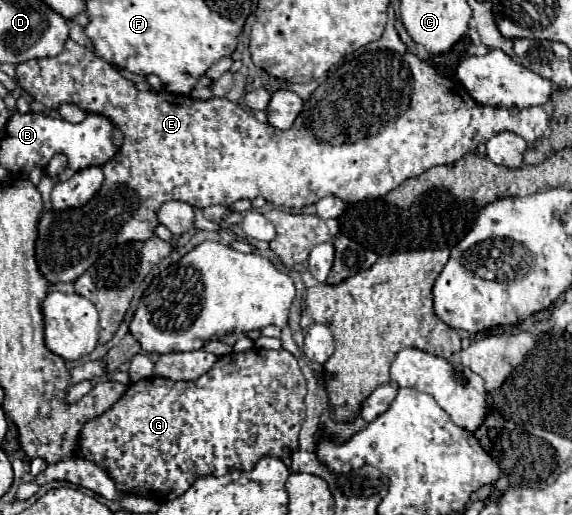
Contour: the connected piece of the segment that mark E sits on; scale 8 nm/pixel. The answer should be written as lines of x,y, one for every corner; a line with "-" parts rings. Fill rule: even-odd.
70,38
58,56
26,60
18,64
16,74
16,82
46,108
58,108
62,102
70,102
84,112
102,114
122,130
126,140
116,156
102,166
106,180
90,202
72,210
50,210
40,216
36,262
52,286
74,282
98,260
106,244
150,238
158,224
156,212
168,200
184,200
192,206
208,208
212,204
228,206
240,198
252,200
262,196
274,206
282,204
302,210
332,194
346,204
354,204
366,198
380,198
432,166
452,164
498,132
510,130
526,142
534,142
542,138
550,126
550,116
542,106
524,110
480,106
462,84
440,76
428,62
422,62
414,54
398,54
392,50
362,52
332,70
310,100
304,102
290,130
276,130
270,124
258,122
250,112
232,104
228,98
194,100
170,92
140,92
130,80
122,78
112,64
96,58
86,46

